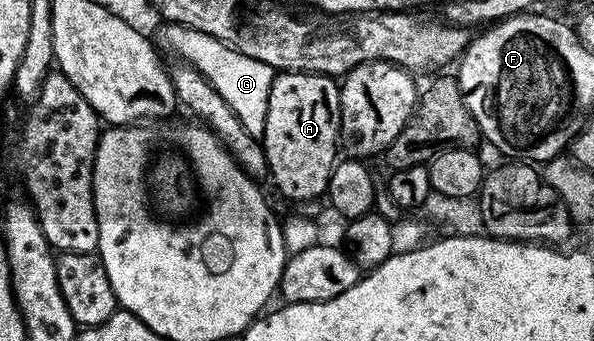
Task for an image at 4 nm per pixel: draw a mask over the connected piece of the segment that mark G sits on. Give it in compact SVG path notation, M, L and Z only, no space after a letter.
M168 22L160 27L158 45L168 46L176 54L176 59L197 68L197 72L201 72L201 76L205 76L205 80L209 80L209 84L217 88L225 104L229 104L229 108L237 112L237 120L245 124L245 132L249 132L249 136L262 139L267 101L277 71L269 64L261 64L261 60L253 60L253 56L241 56L241 52L237 52L221 40L205 36L205 32L197 32L197 28L189 28L176 22Z

